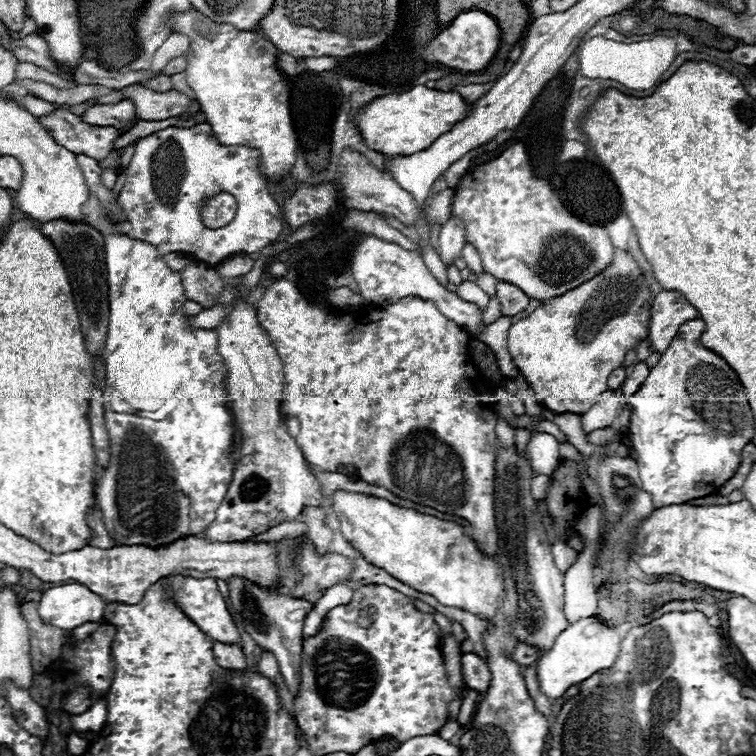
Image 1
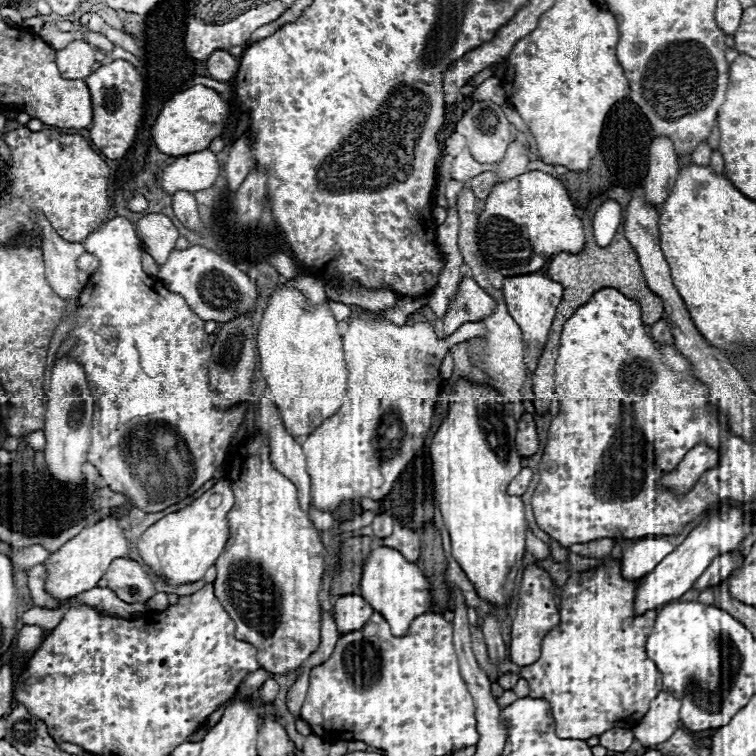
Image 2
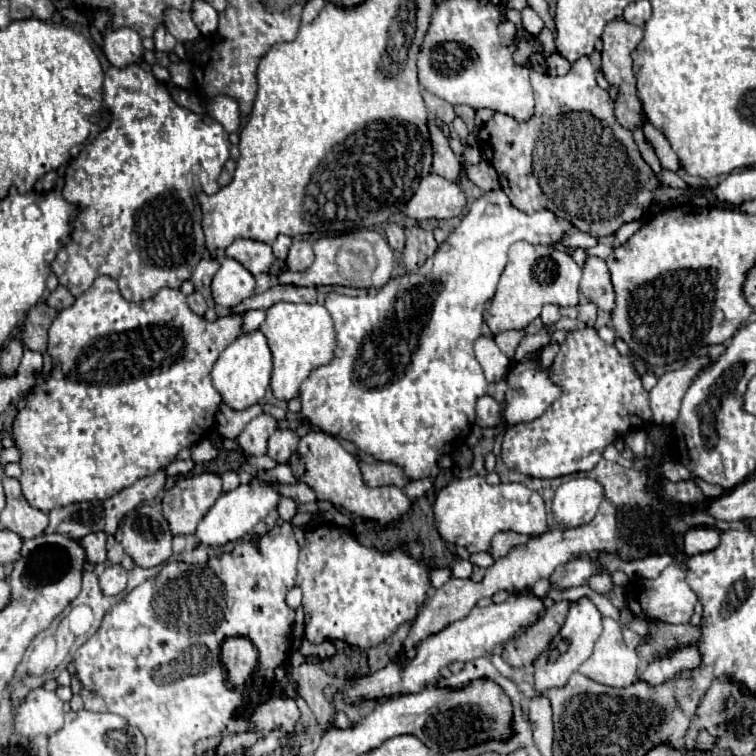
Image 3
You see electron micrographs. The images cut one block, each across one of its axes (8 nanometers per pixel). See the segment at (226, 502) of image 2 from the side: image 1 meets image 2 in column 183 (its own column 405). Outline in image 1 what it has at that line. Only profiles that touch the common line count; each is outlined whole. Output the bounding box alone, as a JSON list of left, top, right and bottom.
[334,492,502,620]

